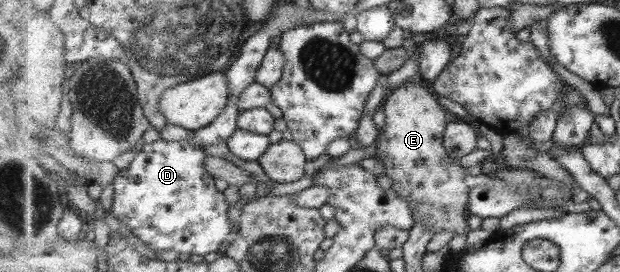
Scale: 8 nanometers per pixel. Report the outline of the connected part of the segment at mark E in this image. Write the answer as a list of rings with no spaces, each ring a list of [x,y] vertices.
[[[420,78],[405,82],[385,101],[385,125],[376,142],[375,158],[385,164],[385,175],[392,179],[391,187],[410,203],[415,224],[425,222],[434,233],[445,230],[466,234],[469,231],[467,218],[471,188],[465,183],[467,169],[459,165],[459,158],[449,155],[444,145],[447,109]]]

